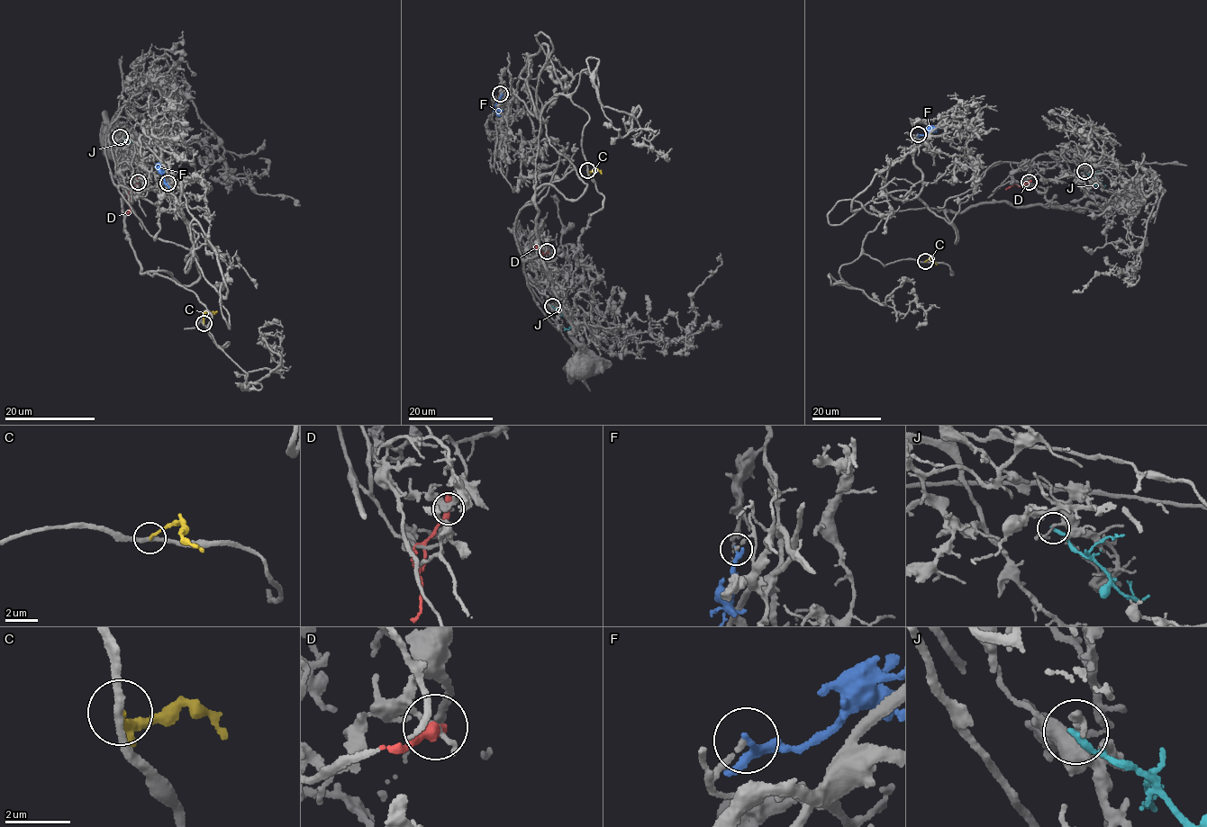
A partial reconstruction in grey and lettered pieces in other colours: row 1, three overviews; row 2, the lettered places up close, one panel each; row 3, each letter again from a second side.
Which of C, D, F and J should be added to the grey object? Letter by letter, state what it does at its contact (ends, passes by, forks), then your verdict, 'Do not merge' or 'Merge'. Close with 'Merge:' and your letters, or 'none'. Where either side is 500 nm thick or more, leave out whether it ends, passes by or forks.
C: It ends there. Do not merge
D: It ends there. Do not merge
F: It passes by. Do not merge
J: It ends there. Do not merge
Merge: none

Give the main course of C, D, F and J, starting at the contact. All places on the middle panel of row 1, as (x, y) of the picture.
C: (587, 170), (598, 170), (601, 174)
D: (547, 252), (542, 253), (536, 244)
F: (501, 94), (497, 111), (497, 115), (500, 115)
J: (552, 306), (572, 322), (569, 328), (564, 328)

